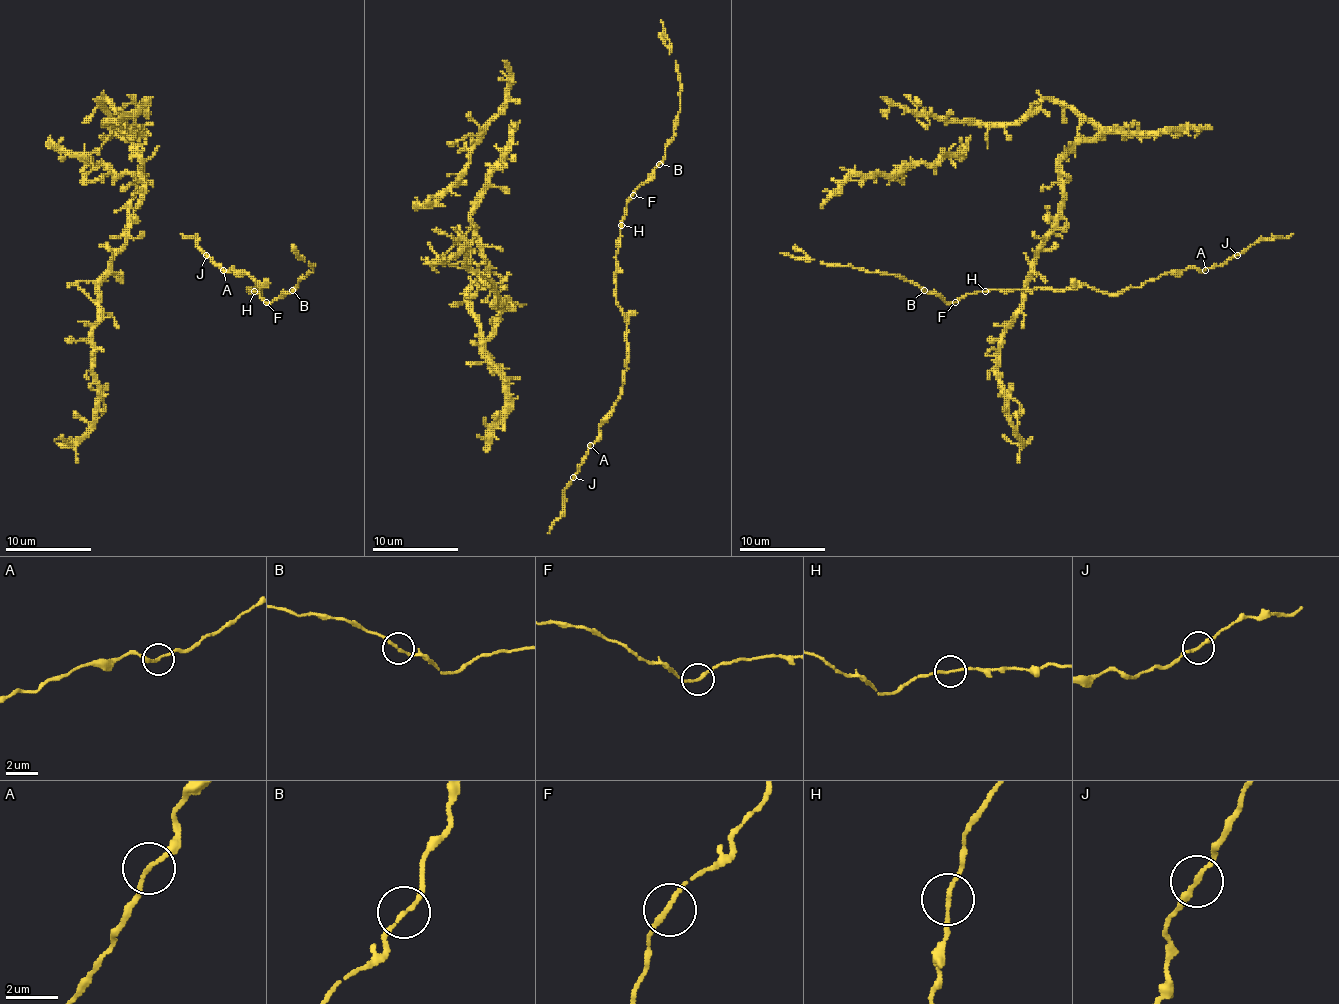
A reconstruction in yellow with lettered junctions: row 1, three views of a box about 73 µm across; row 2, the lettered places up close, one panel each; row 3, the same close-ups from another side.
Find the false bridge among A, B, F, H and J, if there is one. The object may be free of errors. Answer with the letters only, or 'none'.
none

